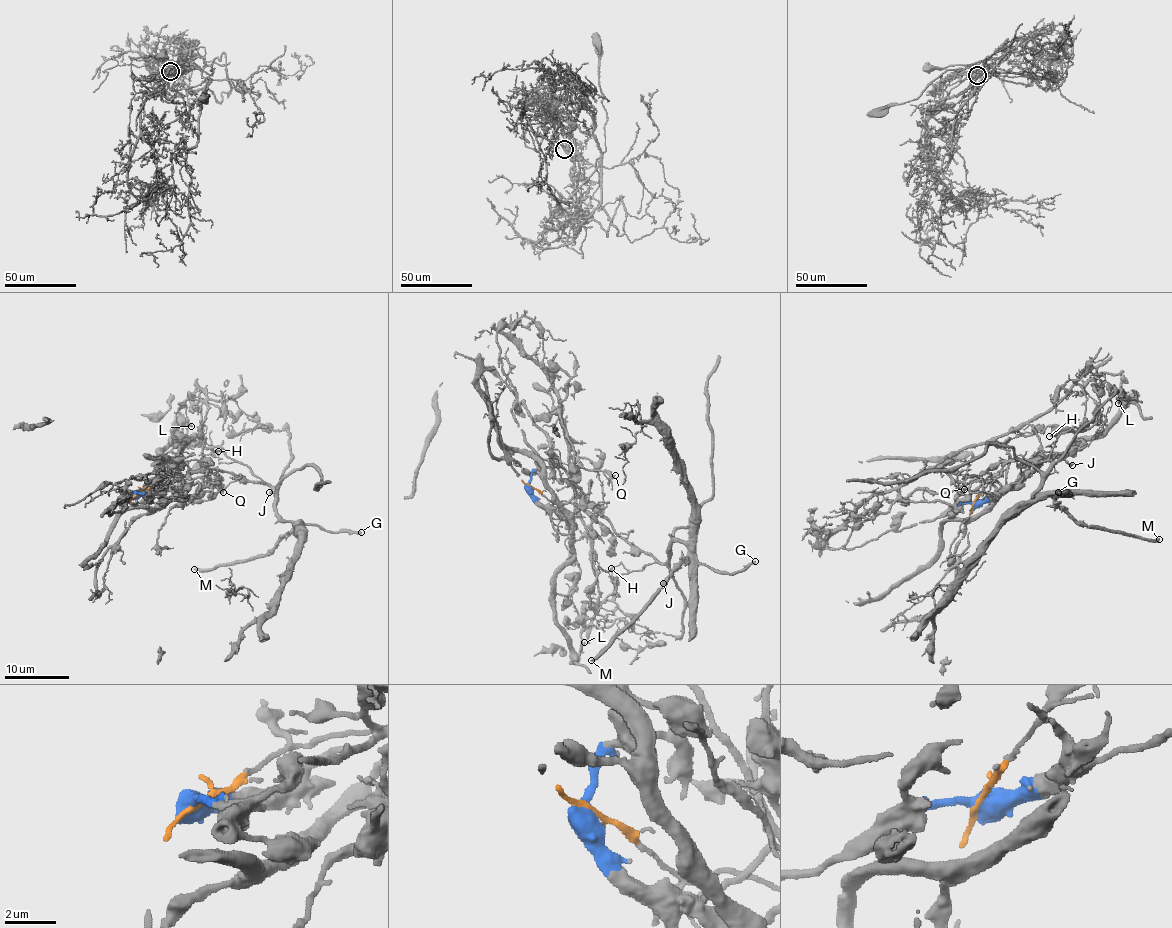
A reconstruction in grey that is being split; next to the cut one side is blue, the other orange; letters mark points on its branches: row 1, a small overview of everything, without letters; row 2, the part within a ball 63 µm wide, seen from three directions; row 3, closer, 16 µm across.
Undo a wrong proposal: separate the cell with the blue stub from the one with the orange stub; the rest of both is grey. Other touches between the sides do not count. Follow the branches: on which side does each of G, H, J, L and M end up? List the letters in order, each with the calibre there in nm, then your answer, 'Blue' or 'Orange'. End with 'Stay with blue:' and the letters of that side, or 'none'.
G: Thickness 300 nm. Orange
H: Thickness 80 nm. Orange
J: Thickness 280 nm. Orange
L: Thickness 130 nm. Blue
M: Thickness 360 nm. Orange
Stay with blue: L

